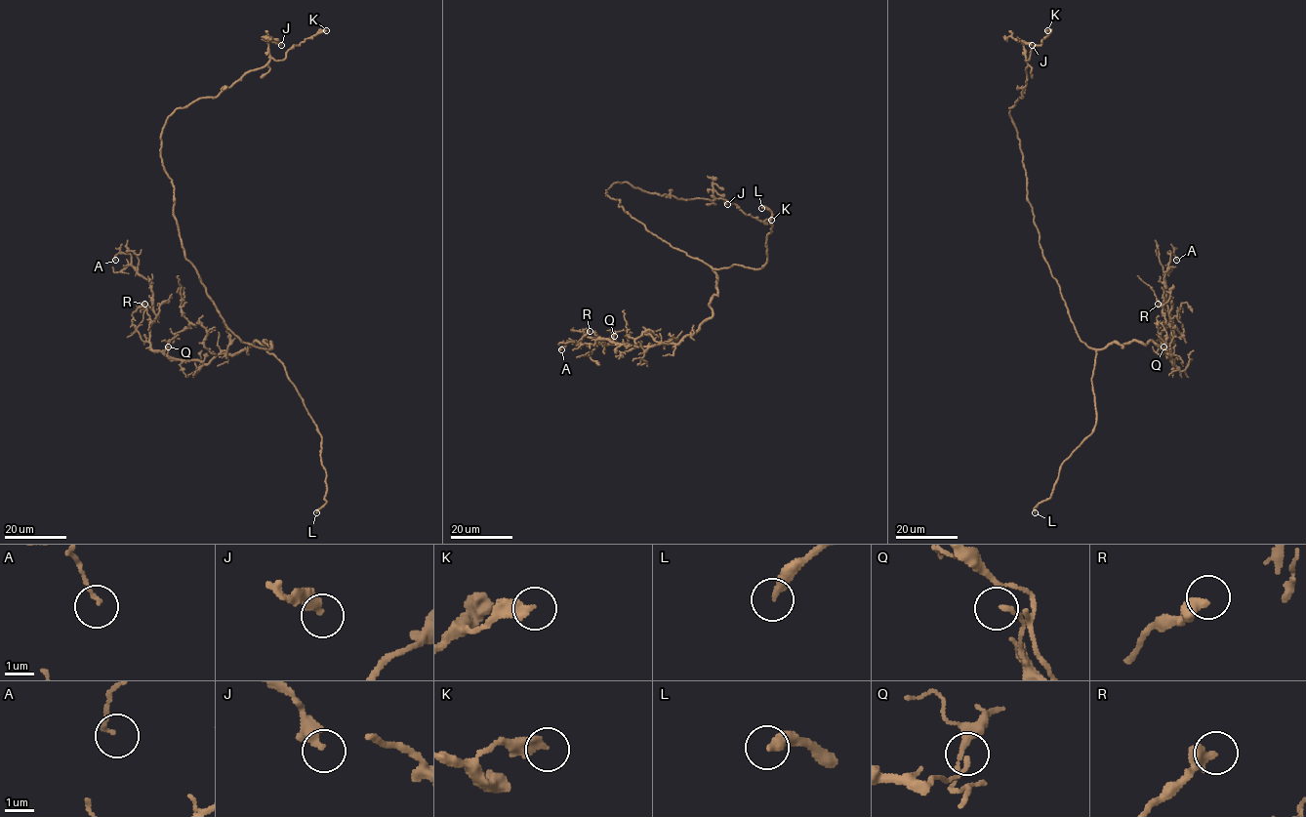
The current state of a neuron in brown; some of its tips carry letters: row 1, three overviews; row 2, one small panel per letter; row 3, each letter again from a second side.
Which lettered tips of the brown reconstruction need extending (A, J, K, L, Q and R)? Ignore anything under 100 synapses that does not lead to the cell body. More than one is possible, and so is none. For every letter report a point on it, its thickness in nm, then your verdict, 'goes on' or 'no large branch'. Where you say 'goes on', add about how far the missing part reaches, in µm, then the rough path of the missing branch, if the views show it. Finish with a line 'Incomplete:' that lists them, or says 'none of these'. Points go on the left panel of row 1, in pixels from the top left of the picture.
A: place (115, 260); calibre 110 nm; no large branch
J: place (281, 45); calibre 320 nm; no large branch
K: place (326, 30); calibre 240 nm; no large branch
L: place (316, 512); calibre 320 nm; goes on; missing 3 µm
Q: place (168, 347); calibre 150 nm; no large branch
R: place (144, 304); calibre 480 nm; no large branch
Incomplete: L

